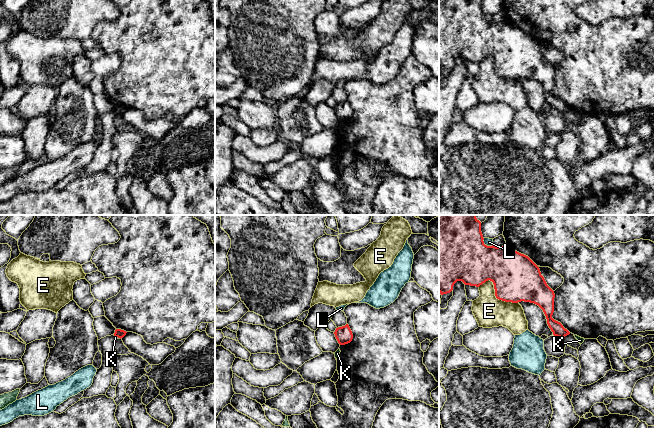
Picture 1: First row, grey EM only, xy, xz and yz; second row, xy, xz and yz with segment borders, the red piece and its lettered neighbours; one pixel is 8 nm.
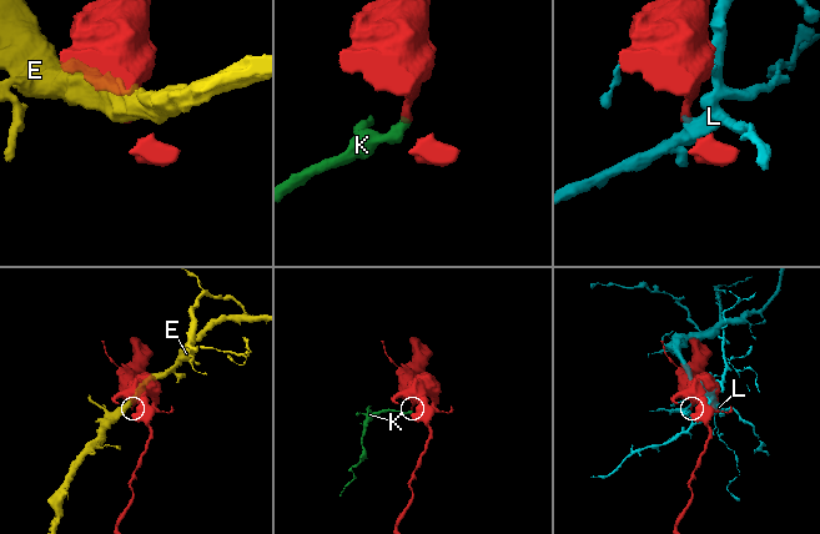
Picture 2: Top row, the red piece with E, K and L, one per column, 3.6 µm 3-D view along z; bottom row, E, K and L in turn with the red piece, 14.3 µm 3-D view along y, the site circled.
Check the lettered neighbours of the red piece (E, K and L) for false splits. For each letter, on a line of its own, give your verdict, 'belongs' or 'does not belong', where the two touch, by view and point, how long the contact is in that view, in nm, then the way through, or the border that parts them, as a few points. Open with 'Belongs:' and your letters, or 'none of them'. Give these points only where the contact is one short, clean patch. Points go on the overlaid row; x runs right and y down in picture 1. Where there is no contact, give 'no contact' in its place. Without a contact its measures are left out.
Belongs: none of them
E: does not belong; contact yz (495, 294); length 360 nm
K: does not belong; contact xy (118, 337); length 50 nm; border xy (115, 336), (120, 338)
L: does not belong; contact yz (486, 245); length 100 nm

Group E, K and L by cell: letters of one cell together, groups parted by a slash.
E / K / L

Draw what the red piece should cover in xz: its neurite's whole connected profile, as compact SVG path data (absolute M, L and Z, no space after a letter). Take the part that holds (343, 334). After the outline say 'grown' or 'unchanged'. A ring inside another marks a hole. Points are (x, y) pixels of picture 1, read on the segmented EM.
M348 324L336 328L334 334L340 345L348 344L353 339L353 334Z; unchanged

